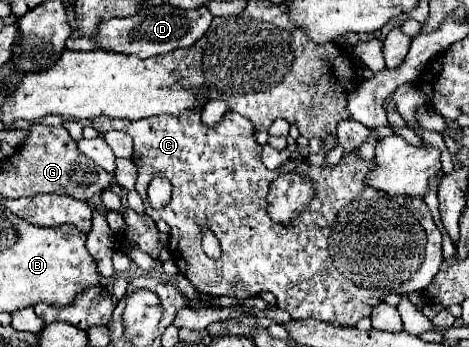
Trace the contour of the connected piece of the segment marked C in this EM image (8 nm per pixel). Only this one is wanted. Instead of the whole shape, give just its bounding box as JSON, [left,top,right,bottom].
[92,105,442,325]

